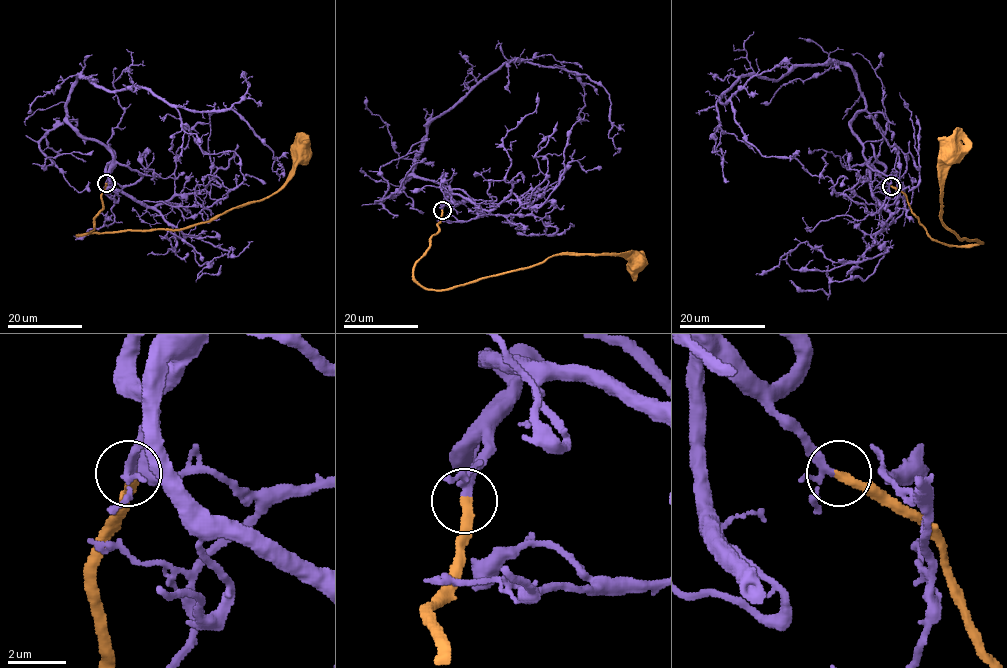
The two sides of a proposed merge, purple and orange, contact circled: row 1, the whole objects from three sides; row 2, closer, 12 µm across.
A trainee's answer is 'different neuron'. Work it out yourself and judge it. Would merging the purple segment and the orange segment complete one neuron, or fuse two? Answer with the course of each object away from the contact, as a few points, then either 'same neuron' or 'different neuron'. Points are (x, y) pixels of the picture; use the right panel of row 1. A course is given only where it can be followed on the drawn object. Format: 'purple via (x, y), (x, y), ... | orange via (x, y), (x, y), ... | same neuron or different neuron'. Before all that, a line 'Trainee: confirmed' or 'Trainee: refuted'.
Trainee: refuted
purple via (890, 185), (851, 126), (865, 98), (842, 63), (744, 75), (720, 97), (763, 155), (818, 176), (824, 161) | orange via (890, 185), (905, 196), (930, 237), (953, 245), (982, 243), (961, 239), (942, 222), (942, 163), (951, 153) | same neuron

